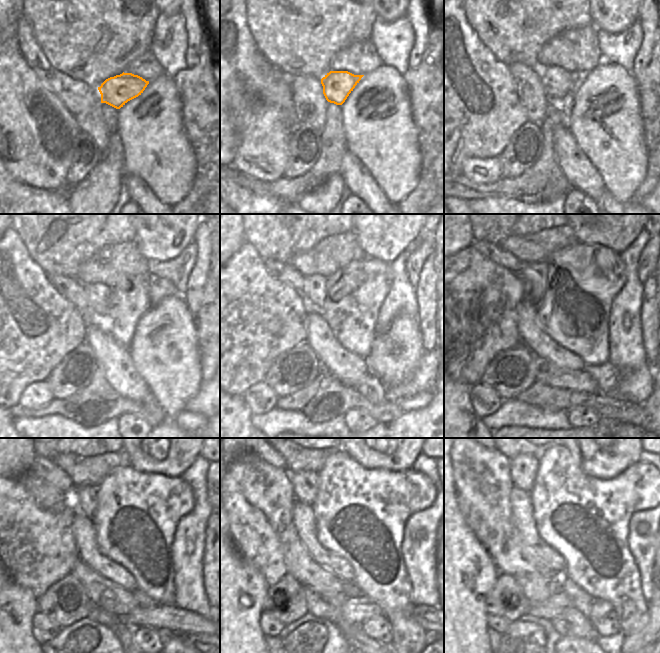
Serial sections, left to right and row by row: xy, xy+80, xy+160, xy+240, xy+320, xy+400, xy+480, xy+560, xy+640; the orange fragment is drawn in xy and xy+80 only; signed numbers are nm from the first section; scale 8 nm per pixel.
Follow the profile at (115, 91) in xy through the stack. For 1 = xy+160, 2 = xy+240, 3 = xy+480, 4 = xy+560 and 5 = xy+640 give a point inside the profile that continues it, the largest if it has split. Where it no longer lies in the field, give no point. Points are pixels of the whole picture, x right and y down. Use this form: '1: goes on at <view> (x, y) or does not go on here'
1: goes on at xy+160 (557, 82)
2: goes on at xy+240 (99, 295)
3: goes on at xy+480 (83, 499)
4: goes on at xy+560 (305, 484)
5: goes on at xy+640 (524, 467)

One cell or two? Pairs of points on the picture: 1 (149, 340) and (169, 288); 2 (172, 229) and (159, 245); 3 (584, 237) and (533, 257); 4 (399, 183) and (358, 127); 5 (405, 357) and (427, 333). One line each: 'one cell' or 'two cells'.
1: two cells
2: one cell
3: two cells
4: one cell
5: two cells

